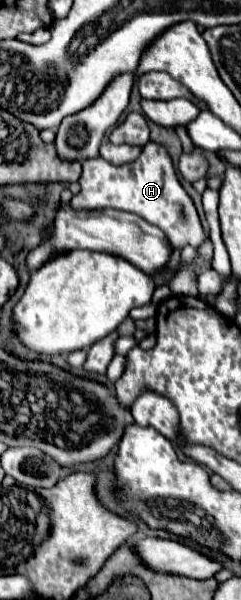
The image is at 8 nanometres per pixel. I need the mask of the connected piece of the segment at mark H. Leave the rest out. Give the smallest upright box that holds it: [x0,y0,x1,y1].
[70,141,206,249]

